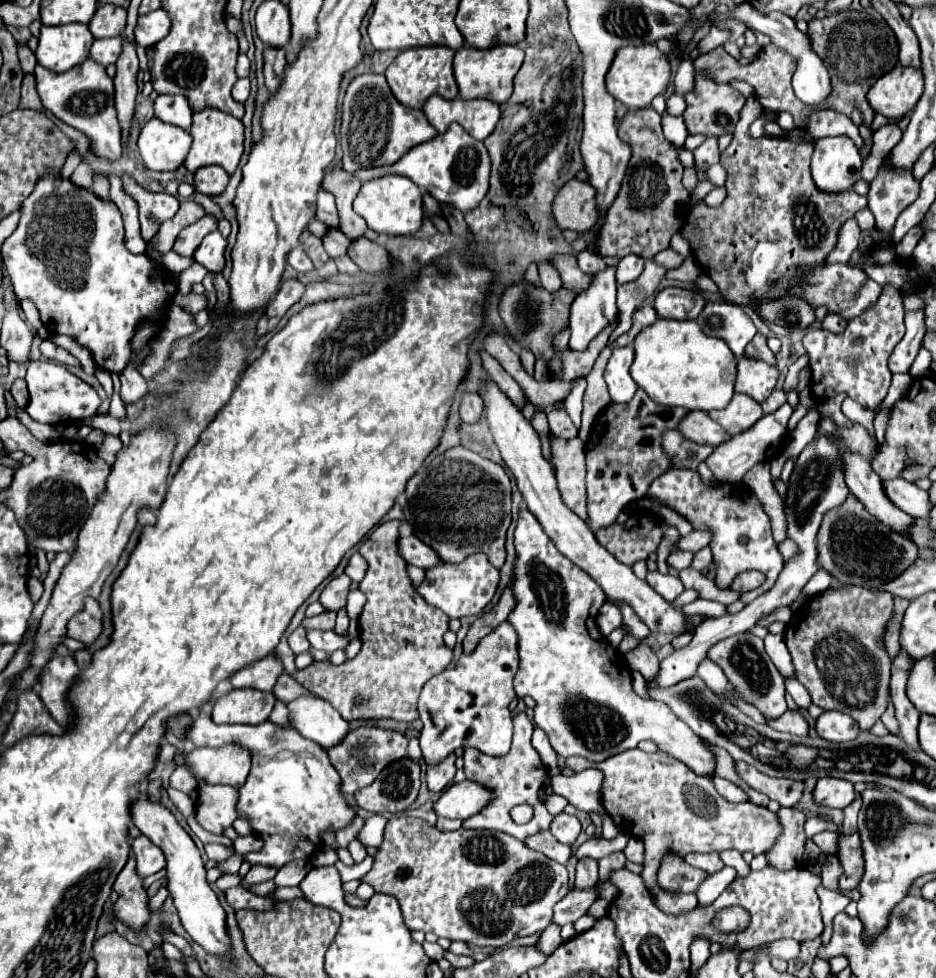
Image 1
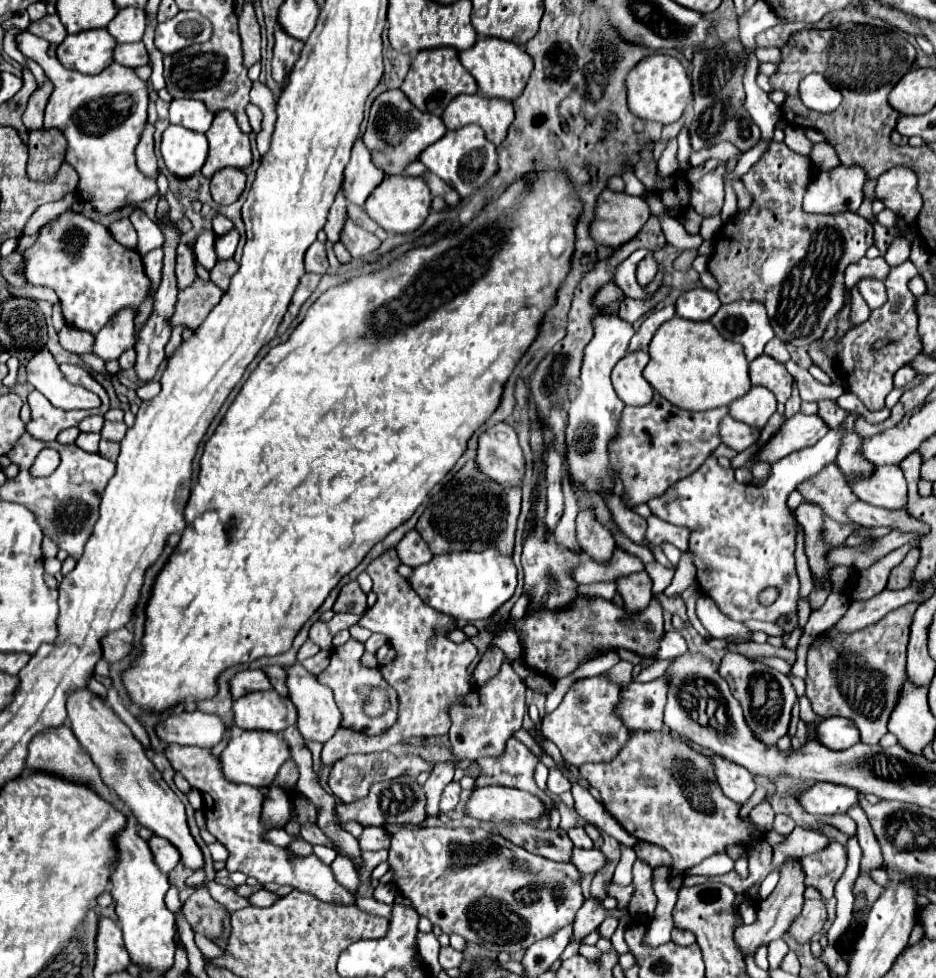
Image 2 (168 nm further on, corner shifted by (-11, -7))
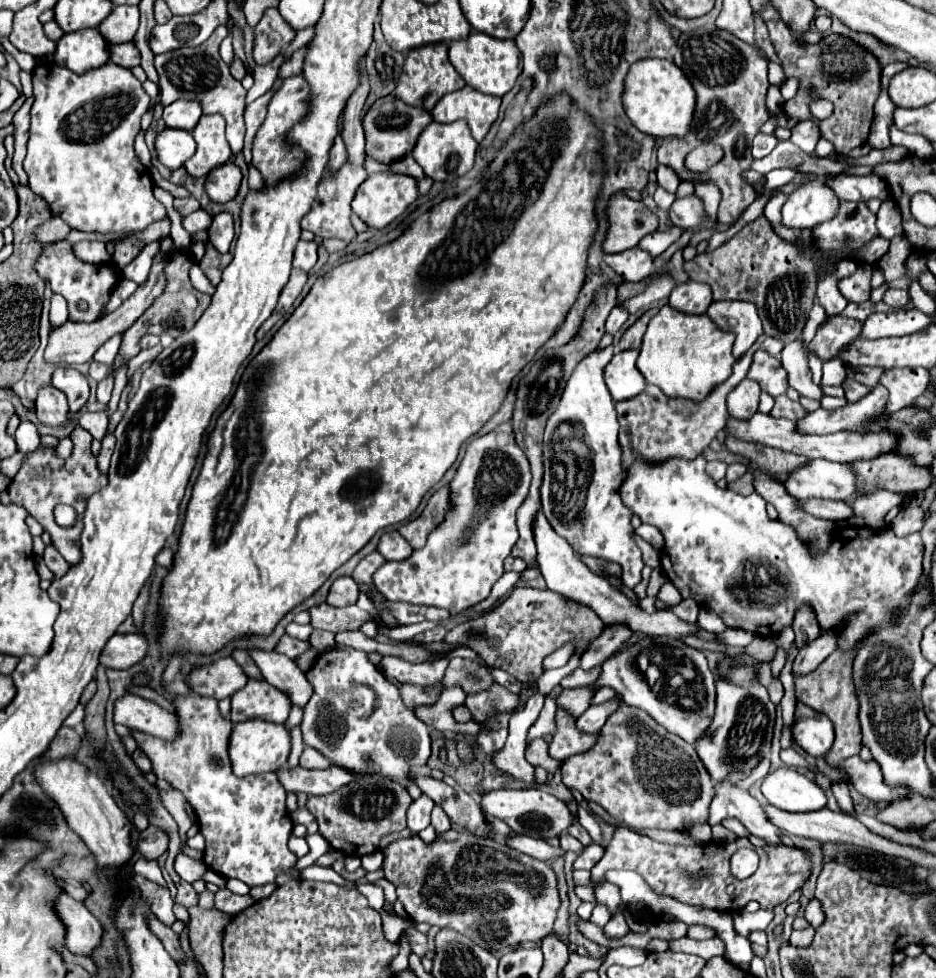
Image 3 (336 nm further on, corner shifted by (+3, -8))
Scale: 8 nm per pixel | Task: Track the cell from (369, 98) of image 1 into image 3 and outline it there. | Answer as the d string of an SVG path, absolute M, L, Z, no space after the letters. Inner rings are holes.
M386 96L386 98L378 98L374 102L374 106L366 112L364 116L364 132L366 132L366 154L372 156L374 160L382 162L382 164L390 164L394 160L400 160L404 156L408 156L414 150L414 144L418 140L418 136L422 134L422 130L432 122L432 116L428 110L424 108L416 108L416 106L408 106L402 100L398 100L396 96Z

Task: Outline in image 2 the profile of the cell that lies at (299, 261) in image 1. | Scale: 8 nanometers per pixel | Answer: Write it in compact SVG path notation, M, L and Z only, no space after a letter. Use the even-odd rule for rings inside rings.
M314 241L310 245L310 249L306 251L306 271L308 273L318 273L318 275L324 275L326 269L328 269L328 259L326 259L326 251L324 251L324 243L320 241Z

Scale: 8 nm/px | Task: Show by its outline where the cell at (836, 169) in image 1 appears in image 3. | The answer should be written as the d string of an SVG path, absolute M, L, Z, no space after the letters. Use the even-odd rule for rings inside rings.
M810 182L792 192L782 206L782 224L794 230L814 228L822 220L830 220L838 210L838 198L822 182Z

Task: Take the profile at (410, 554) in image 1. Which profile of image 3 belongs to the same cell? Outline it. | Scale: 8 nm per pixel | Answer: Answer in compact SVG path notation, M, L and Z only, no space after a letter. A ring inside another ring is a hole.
M388 530L382 534L380 542L378 542L378 552L386 558L386 560L404 560L406 556L410 556L412 548L410 544L400 536L398 530Z

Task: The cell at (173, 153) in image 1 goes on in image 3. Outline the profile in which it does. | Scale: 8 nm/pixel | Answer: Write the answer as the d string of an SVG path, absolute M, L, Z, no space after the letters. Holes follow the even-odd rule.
M166 128L156 138L156 152L160 162L174 170L180 168L196 152L196 144L190 132Z

